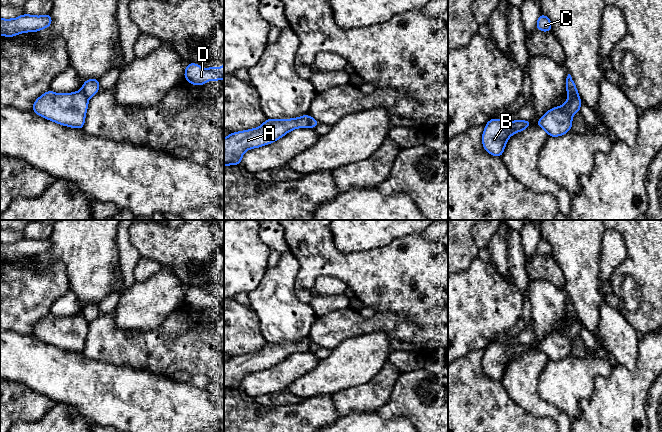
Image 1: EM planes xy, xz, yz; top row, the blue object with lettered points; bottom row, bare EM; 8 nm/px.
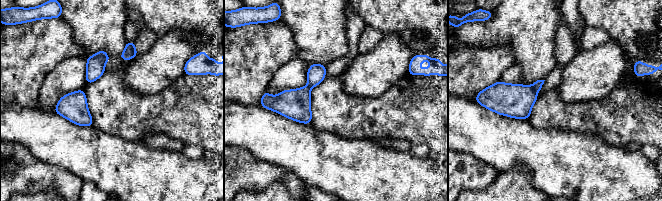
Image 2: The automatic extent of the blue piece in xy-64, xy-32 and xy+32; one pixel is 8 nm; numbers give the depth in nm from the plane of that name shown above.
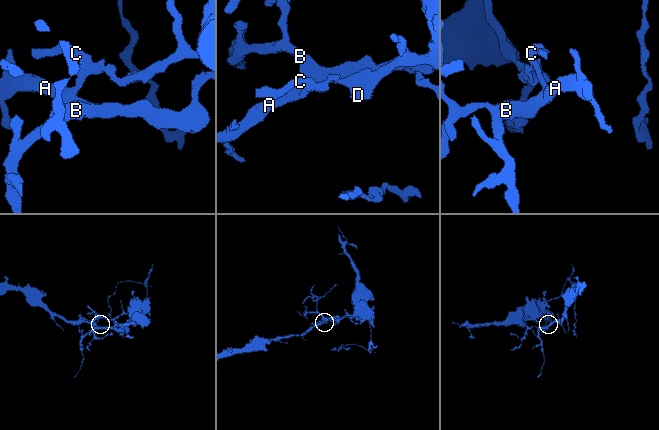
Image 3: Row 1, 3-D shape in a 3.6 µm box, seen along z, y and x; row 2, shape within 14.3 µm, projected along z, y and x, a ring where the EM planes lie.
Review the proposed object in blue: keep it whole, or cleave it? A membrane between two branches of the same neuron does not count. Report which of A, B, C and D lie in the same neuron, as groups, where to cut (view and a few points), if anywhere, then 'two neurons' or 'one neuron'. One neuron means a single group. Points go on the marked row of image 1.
A B / C D; cut in yz along (568, 93), (578, 96); two neurons

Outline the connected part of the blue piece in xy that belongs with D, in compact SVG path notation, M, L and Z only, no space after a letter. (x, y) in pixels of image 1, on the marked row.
M187 64L184 78L192 85L198 86L205 84L208 80L224 80L224 64L219 67L218 71L214 66L210 66L208 70L203 71L200 70L201 67L201 64Z

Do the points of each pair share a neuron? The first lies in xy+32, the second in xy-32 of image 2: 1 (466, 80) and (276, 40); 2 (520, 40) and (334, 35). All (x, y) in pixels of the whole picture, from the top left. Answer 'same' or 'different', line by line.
1: same
2: same

